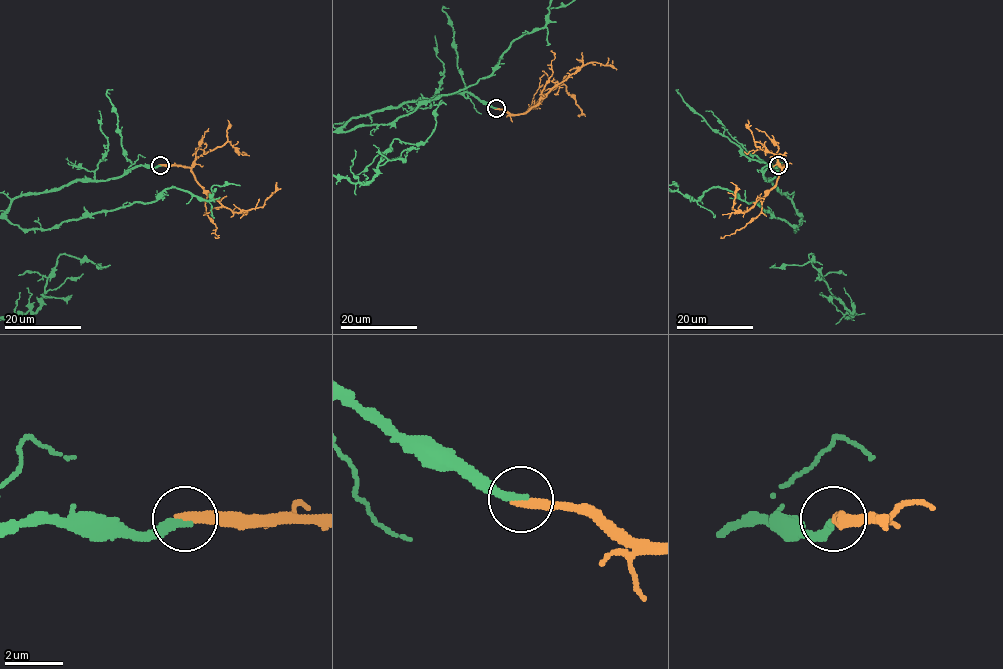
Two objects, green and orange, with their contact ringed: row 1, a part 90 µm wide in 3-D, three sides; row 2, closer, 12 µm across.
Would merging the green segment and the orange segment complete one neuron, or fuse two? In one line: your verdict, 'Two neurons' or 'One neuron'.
One neuron

